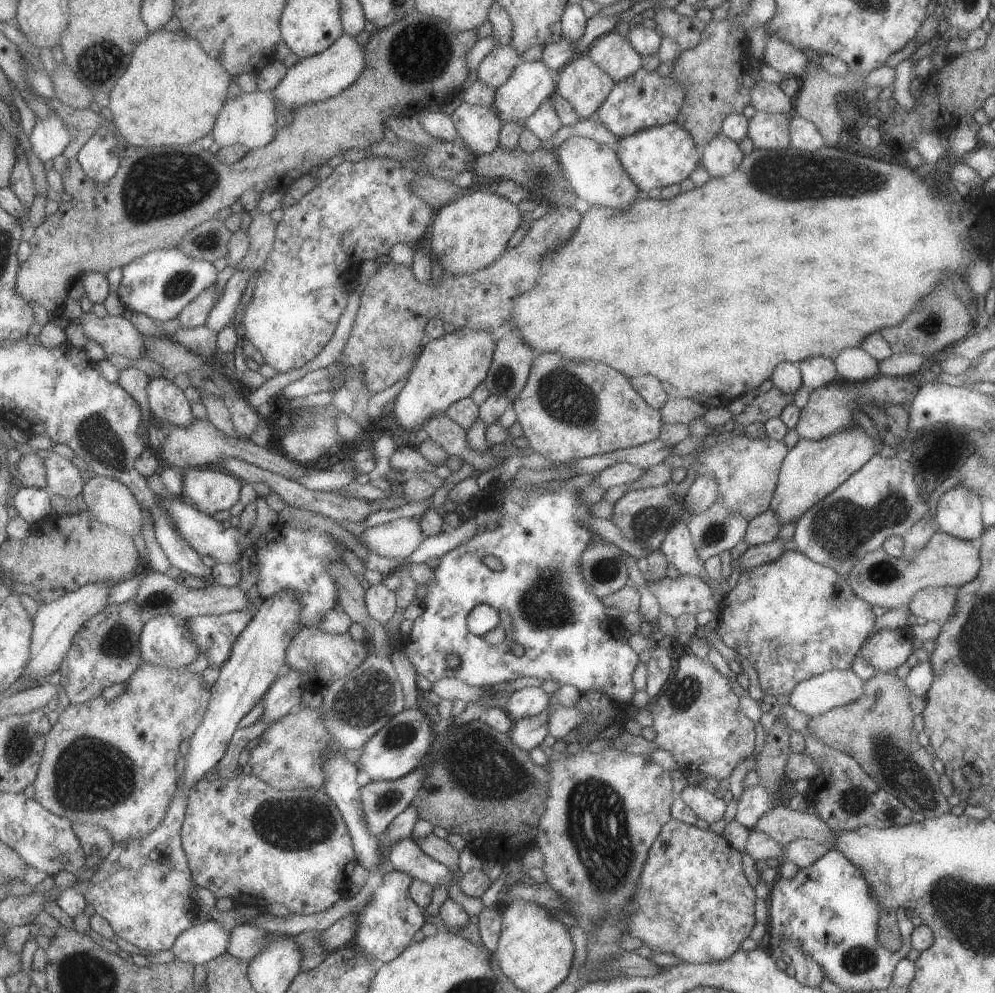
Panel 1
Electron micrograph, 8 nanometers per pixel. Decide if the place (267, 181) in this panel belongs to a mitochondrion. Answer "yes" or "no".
no

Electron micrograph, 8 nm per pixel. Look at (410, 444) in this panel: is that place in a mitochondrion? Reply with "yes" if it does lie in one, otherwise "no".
no

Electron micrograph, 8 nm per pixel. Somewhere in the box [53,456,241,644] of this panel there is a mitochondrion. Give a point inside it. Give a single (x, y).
(156, 601)

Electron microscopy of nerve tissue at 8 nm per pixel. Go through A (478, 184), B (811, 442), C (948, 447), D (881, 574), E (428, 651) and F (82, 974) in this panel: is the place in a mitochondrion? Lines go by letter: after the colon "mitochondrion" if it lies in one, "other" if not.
A: other
B: other
C: other
D: mitochondrion
E: other
F: mitochondrion

